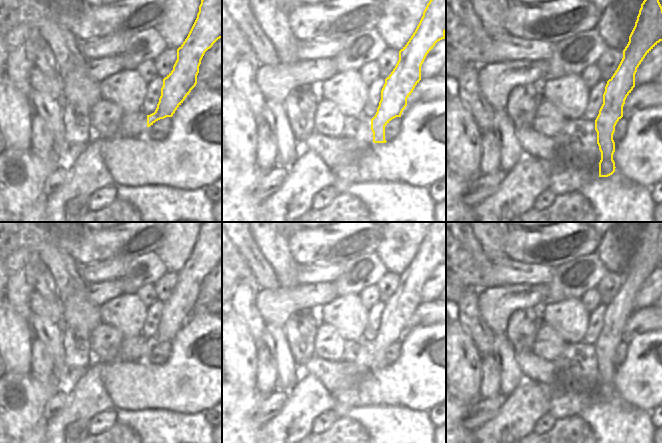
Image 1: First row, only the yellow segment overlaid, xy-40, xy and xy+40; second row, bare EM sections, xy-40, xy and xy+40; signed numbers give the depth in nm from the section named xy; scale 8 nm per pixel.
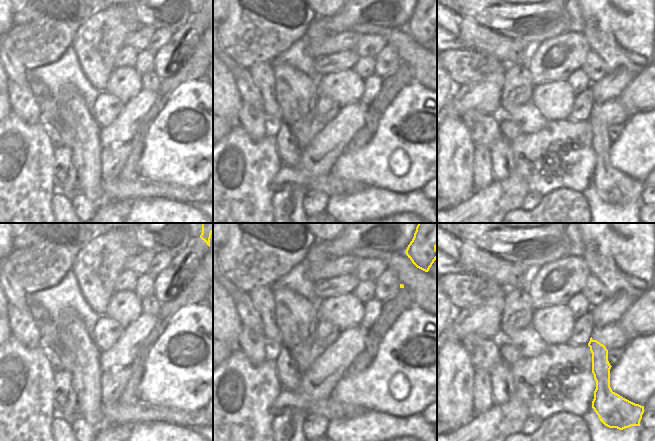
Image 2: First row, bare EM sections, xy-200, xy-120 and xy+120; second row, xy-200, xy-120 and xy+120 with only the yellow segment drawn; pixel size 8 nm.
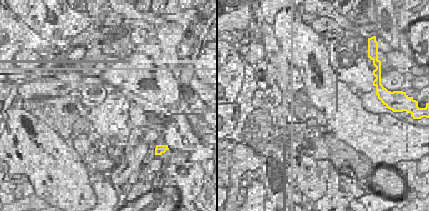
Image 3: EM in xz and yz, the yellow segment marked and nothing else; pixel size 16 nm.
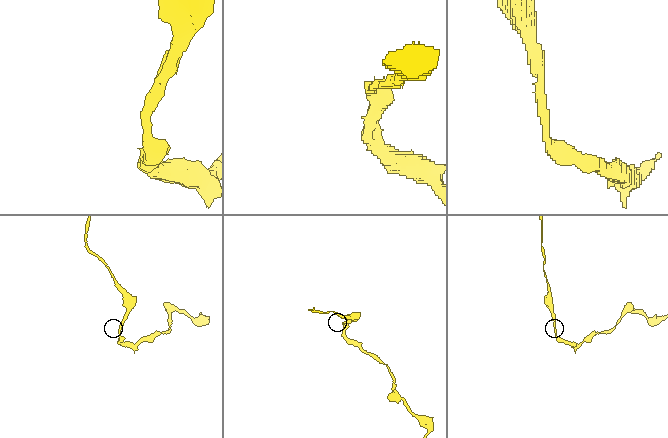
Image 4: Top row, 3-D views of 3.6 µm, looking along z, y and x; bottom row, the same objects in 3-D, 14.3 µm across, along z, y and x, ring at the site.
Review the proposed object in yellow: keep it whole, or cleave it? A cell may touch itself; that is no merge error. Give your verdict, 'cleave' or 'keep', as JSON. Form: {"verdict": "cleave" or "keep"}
{"verdict": "keep"}

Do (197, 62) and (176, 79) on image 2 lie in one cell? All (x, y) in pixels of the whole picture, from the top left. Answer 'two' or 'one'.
one

